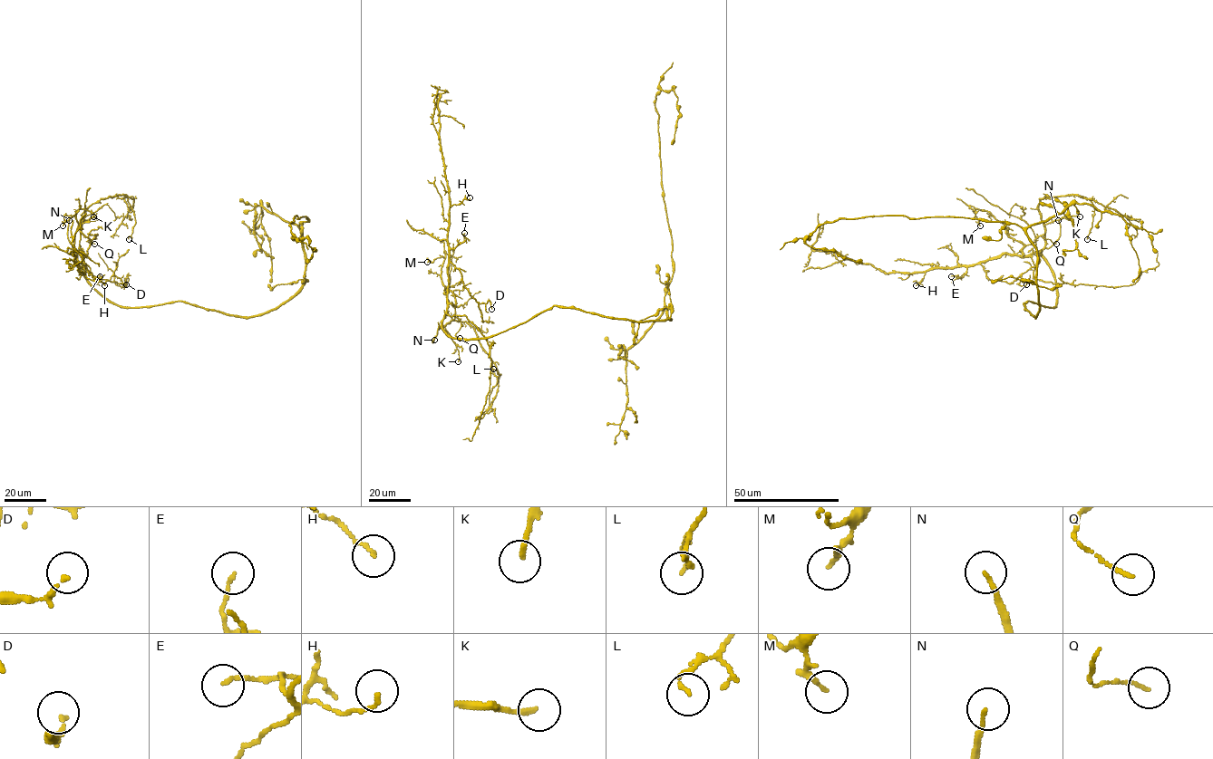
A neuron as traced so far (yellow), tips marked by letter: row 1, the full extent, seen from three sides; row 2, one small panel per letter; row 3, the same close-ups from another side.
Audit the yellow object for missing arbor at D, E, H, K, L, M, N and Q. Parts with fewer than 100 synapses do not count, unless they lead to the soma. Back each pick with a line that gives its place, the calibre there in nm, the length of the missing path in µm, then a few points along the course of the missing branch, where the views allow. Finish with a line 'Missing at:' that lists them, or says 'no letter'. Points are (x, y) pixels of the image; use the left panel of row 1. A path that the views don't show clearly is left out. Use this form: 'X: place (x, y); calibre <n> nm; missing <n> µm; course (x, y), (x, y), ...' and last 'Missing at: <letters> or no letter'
N: place (69, 220); calibre 130 nm; missing 90 µm; course (69, 220), (92, 171), (128, 147), (159, 146), (181, 137)
Missing at: N

